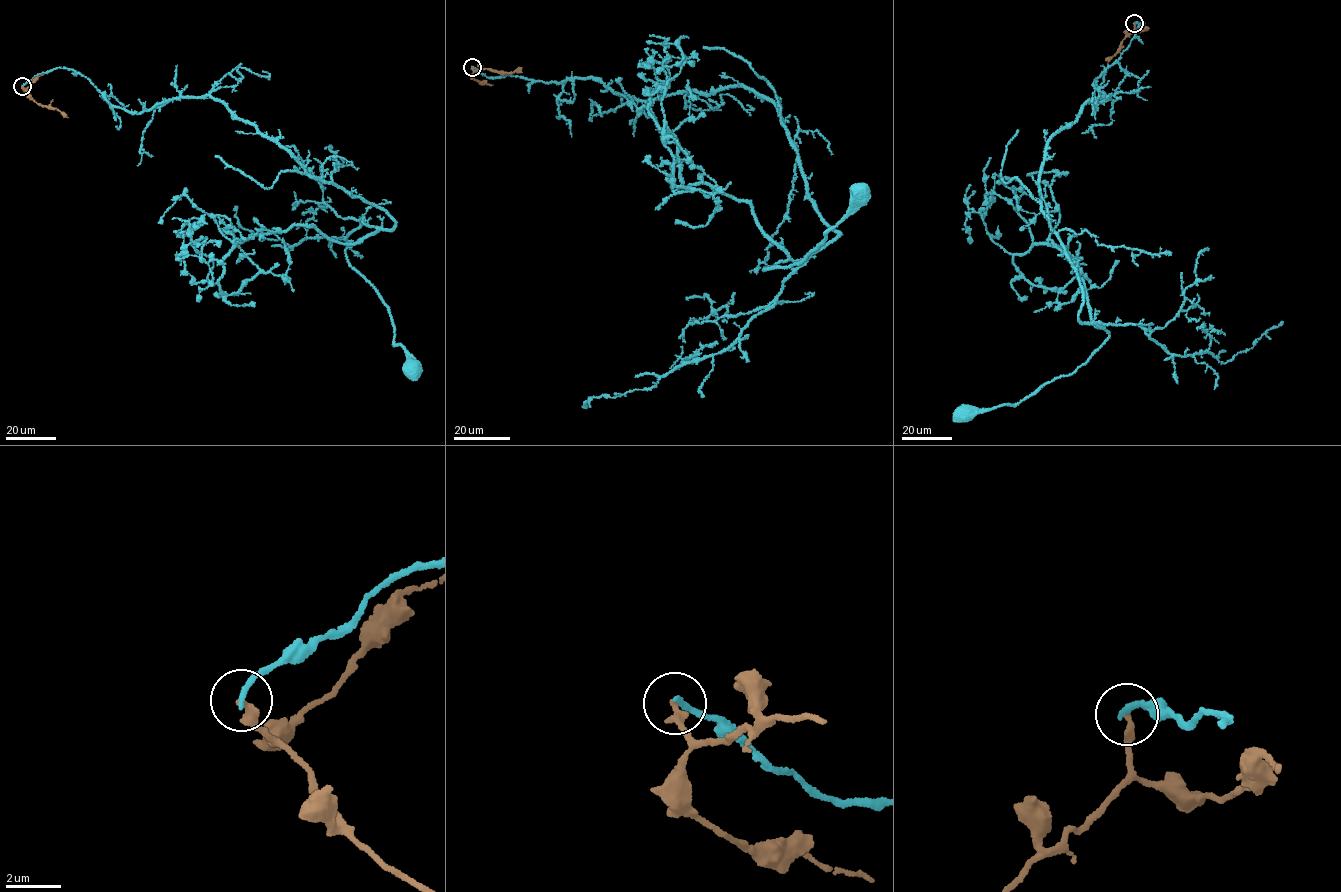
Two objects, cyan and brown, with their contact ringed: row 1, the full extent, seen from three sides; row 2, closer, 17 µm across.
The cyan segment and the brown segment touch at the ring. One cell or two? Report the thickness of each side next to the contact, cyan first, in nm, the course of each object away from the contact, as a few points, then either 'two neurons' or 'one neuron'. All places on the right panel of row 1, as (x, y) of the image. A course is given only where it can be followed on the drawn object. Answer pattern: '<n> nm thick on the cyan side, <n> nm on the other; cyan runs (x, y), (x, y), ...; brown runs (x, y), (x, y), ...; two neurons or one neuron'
200 nm thick on the cyan side, 280 nm on the other; cyan runs (1134, 23), (1095, 81), (1103, 98), (1052, 137), (1038, 181), (1078, 319), (1108, 337), (1014, 405), (964, 414); brown runs (1134, 23), (1134, 29), (1107, 63); two neurons

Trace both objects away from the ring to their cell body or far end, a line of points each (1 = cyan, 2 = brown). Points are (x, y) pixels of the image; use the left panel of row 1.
1: (22, 87), (62, 67), (128, 111), (211, 96), (305, 173), (381, 207), (395, 226), (345, 254), (415, 368)
2: (22, 87), (35, 102), (57, 109), (67, 117)

